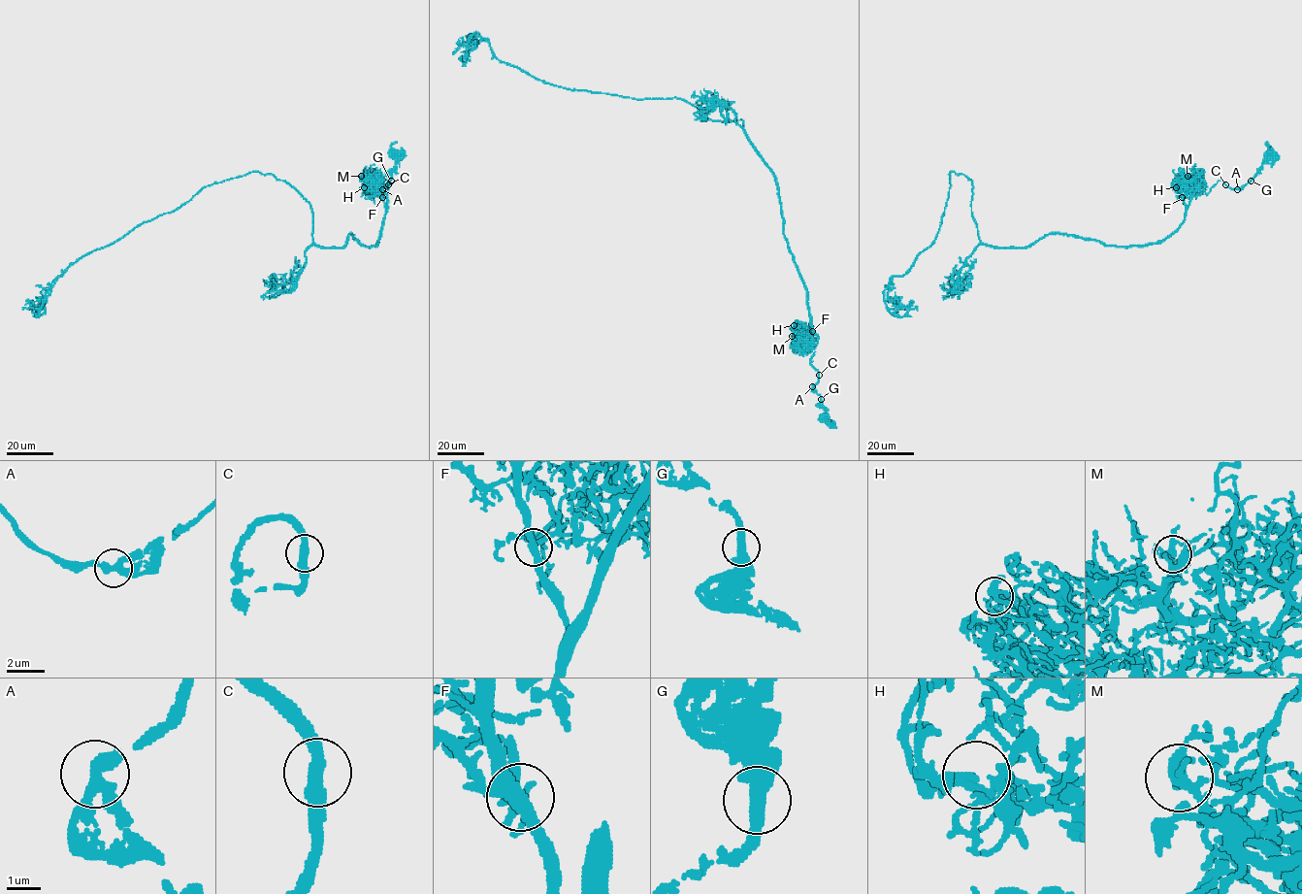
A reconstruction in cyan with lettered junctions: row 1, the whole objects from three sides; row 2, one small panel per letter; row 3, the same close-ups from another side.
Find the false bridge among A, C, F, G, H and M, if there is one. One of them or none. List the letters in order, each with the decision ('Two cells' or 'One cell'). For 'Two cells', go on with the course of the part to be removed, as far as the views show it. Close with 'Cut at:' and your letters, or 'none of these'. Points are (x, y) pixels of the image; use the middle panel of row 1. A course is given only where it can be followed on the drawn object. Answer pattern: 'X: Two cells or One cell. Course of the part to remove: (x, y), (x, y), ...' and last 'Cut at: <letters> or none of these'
A: One cell
C: One cell
F: One cell
G: One cell
H: One cell
M: One cell
Cut at: none of these

